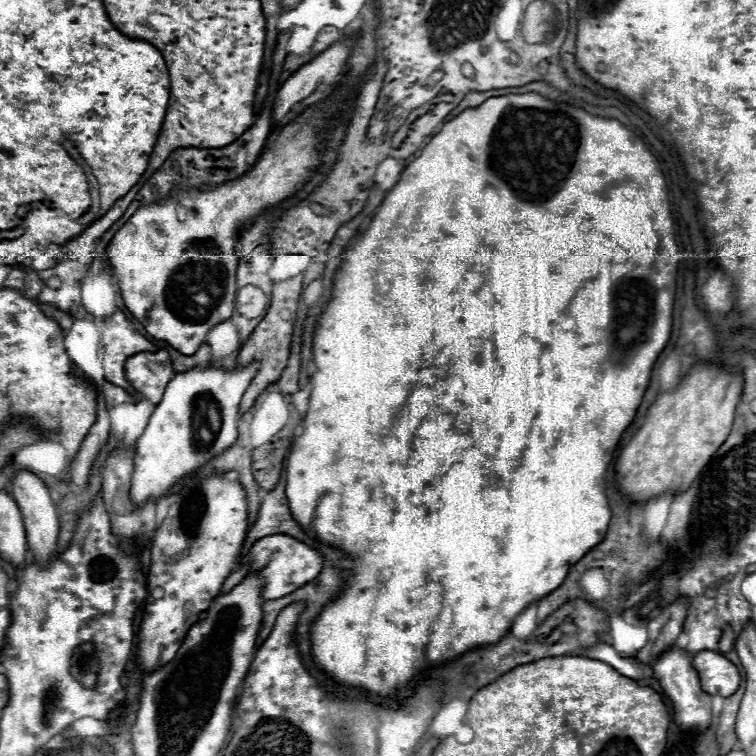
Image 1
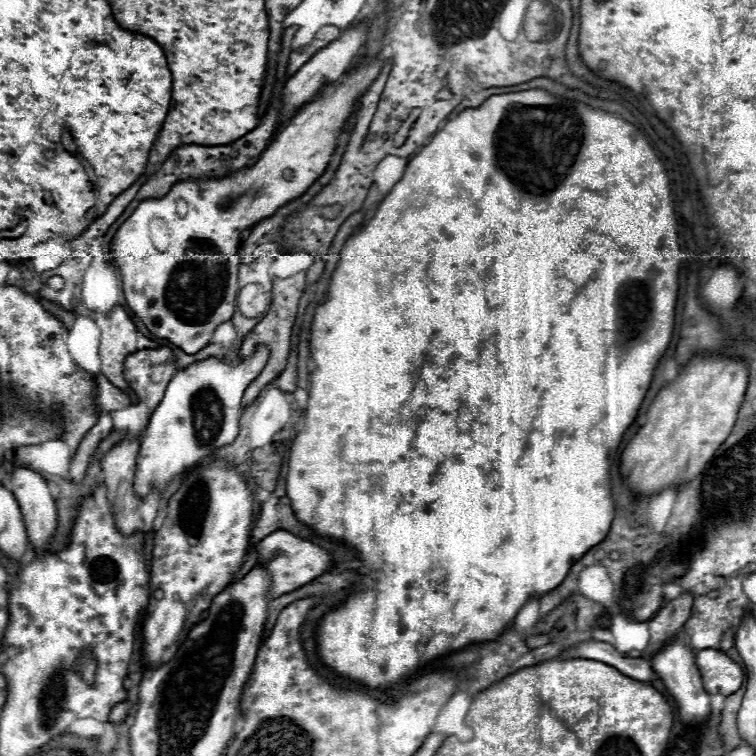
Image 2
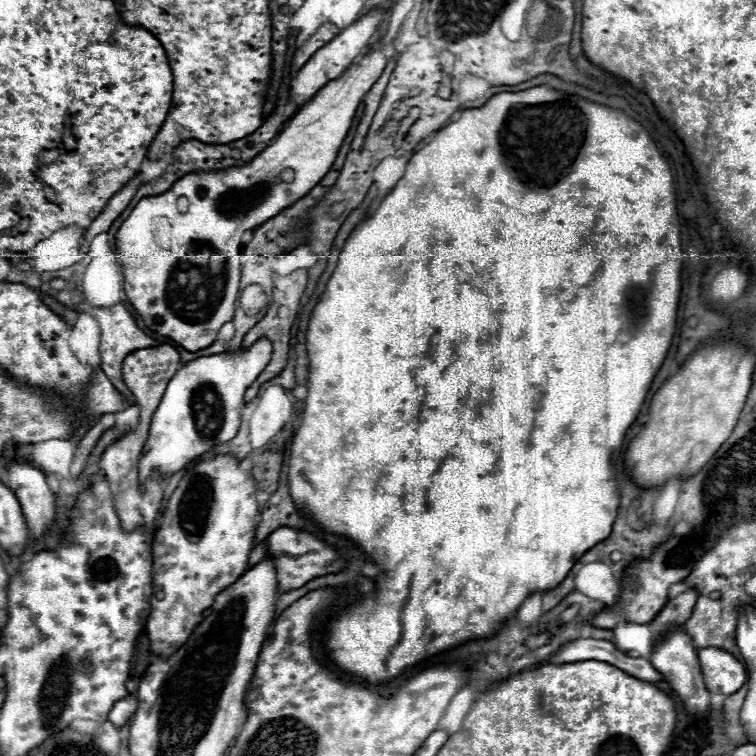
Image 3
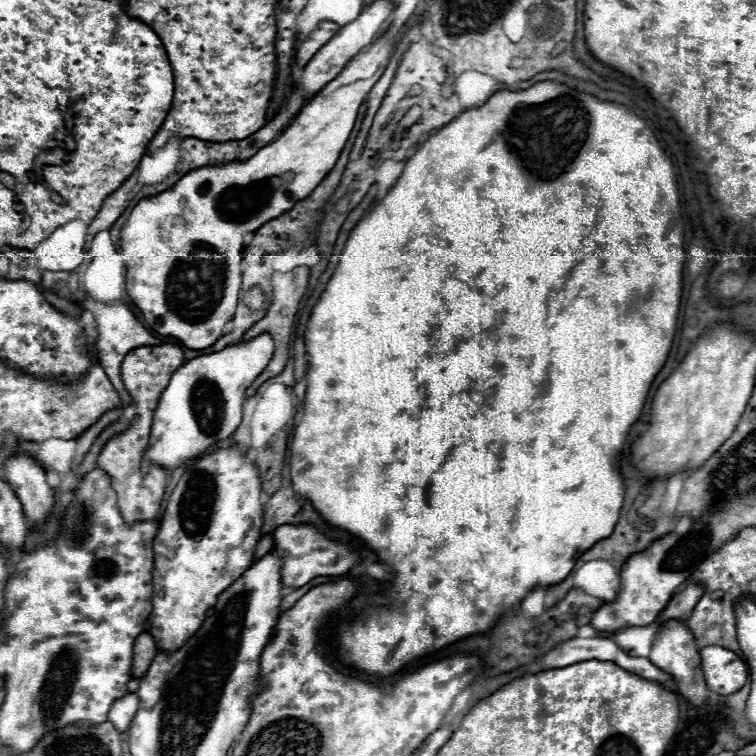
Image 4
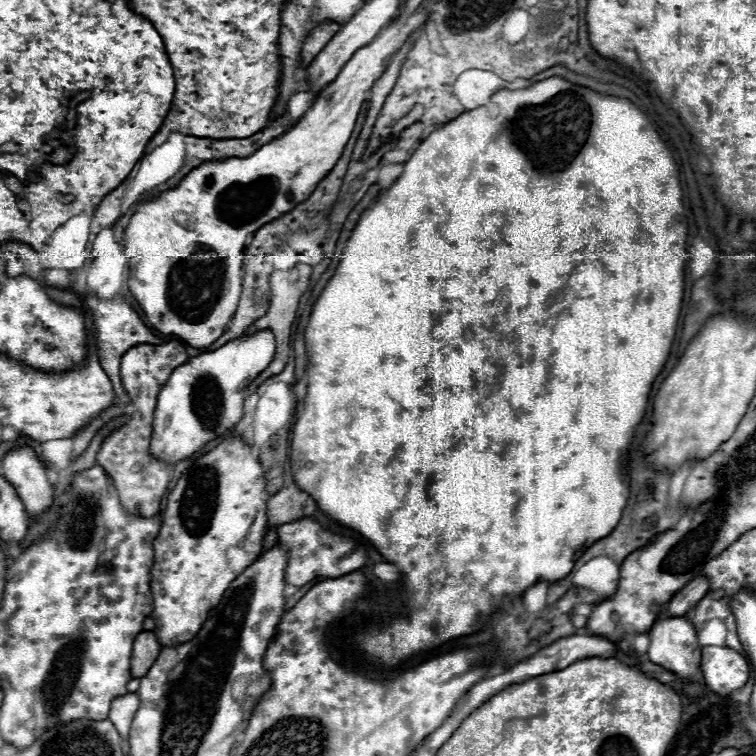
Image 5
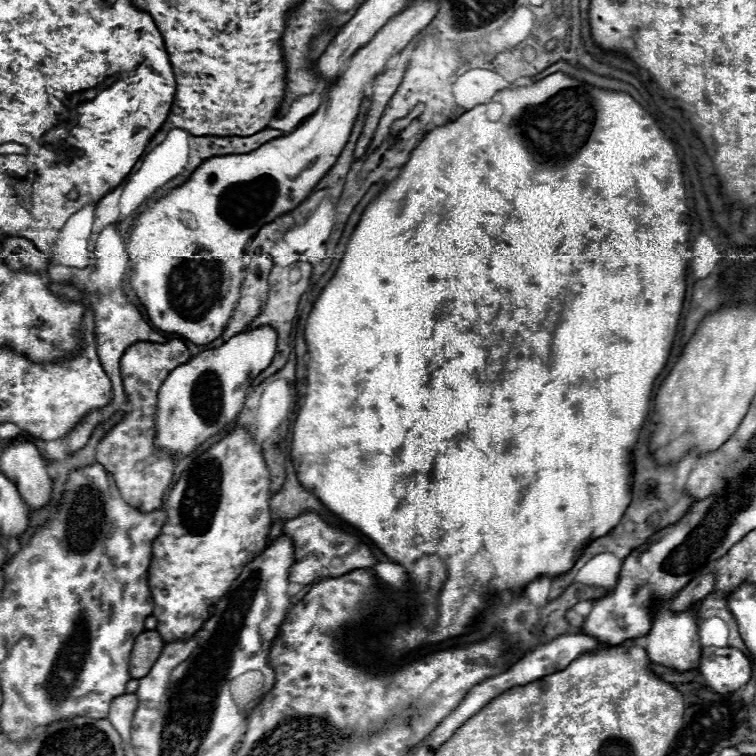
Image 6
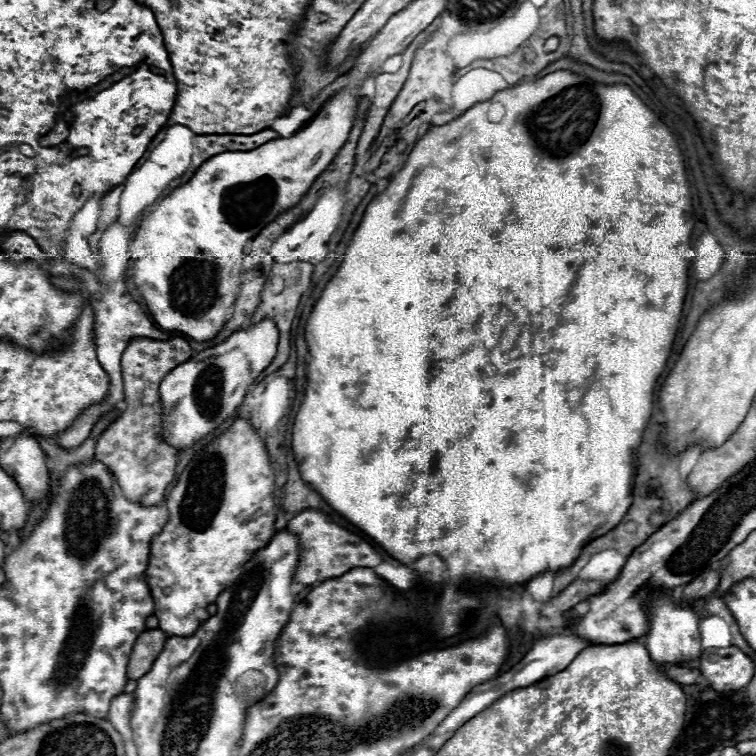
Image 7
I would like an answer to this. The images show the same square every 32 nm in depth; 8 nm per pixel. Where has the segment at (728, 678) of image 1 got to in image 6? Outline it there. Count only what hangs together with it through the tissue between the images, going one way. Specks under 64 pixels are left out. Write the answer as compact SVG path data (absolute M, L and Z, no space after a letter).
M708 646L702 650L700 672L714 692L728 694L748 684L752 662L736 648Z

